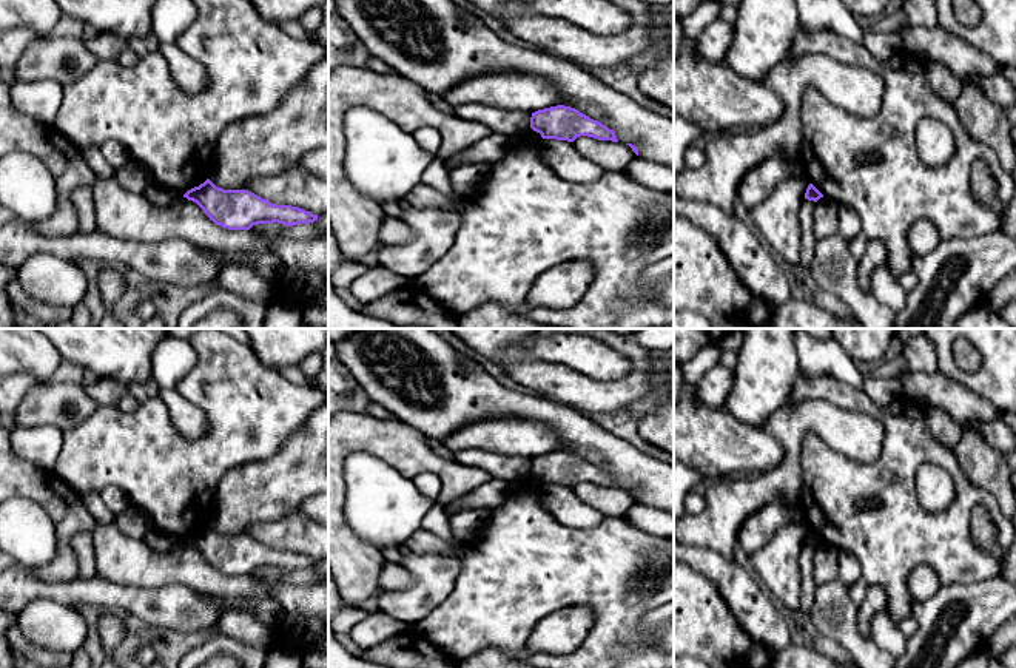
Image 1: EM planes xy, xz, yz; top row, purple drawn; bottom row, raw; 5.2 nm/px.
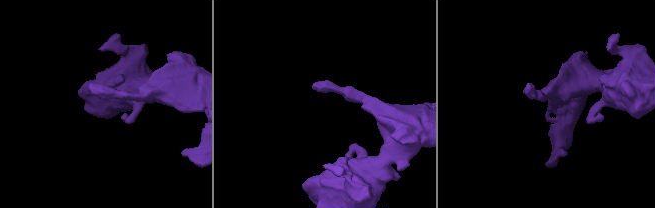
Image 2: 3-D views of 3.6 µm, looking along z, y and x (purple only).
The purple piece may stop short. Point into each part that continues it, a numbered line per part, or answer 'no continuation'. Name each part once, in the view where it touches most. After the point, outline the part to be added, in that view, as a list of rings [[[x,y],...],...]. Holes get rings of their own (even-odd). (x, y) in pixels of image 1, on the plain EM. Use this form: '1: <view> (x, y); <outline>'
no continuation

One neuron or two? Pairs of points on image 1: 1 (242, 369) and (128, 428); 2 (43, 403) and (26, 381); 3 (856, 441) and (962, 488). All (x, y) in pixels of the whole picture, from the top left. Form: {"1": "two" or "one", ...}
{"1": "one", "2": "two", "3": "two"}

